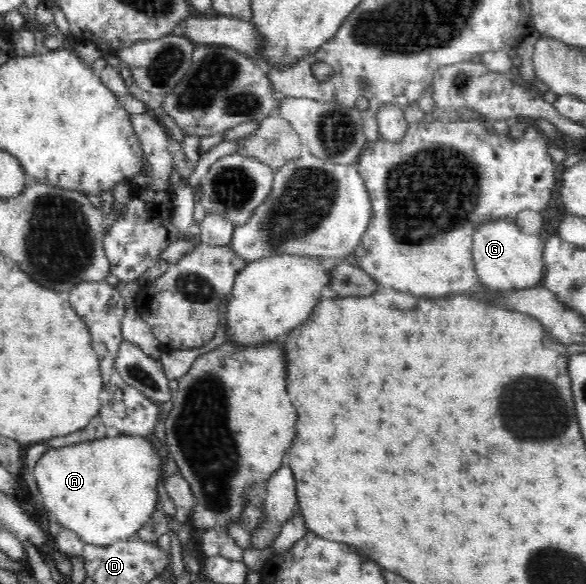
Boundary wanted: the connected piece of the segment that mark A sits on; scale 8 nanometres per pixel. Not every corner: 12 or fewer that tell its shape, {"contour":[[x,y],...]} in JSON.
{"contour":[[150,436],[44,451],[43,510],[84,542],[137,536],[159,507]]}

